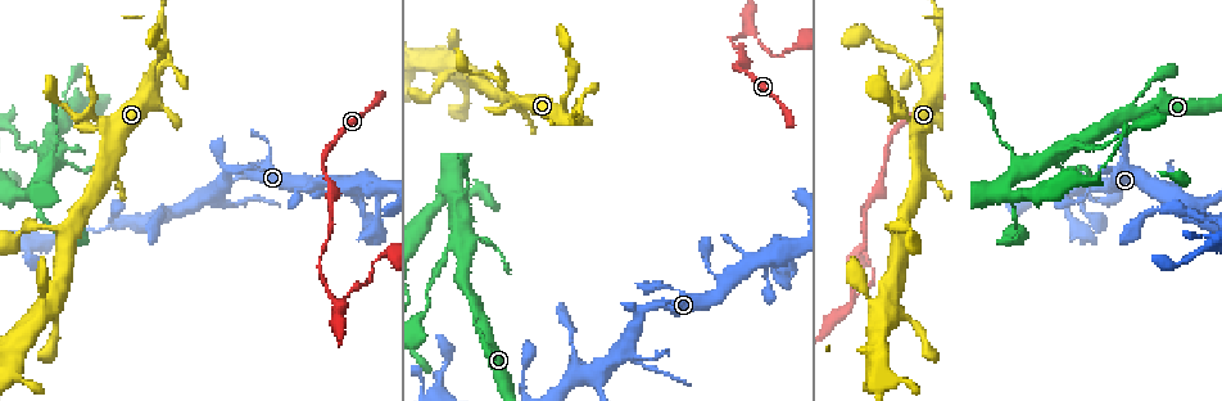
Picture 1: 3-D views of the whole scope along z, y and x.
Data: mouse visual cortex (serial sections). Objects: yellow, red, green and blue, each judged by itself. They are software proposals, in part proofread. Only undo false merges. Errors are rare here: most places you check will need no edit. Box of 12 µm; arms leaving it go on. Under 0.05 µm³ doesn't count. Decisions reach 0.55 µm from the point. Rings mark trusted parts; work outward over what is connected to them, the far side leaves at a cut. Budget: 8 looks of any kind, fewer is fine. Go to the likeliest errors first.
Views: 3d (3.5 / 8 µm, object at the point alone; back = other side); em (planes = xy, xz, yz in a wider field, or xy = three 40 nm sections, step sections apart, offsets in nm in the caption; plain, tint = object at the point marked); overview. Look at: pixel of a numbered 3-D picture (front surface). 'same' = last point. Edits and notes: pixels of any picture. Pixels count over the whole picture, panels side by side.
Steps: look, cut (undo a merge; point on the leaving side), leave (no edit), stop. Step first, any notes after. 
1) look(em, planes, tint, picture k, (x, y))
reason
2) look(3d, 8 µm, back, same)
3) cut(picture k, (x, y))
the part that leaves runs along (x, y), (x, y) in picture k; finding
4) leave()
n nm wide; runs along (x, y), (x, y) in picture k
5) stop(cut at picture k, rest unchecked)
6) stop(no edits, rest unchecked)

look(3d, 3.5 µm, picture 1, (460, 245))
a fork

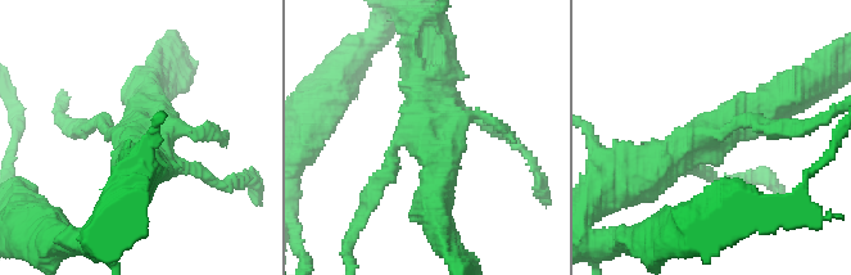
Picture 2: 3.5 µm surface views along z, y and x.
look(em, xy, step 2, tint, picture 2, (716, 134))

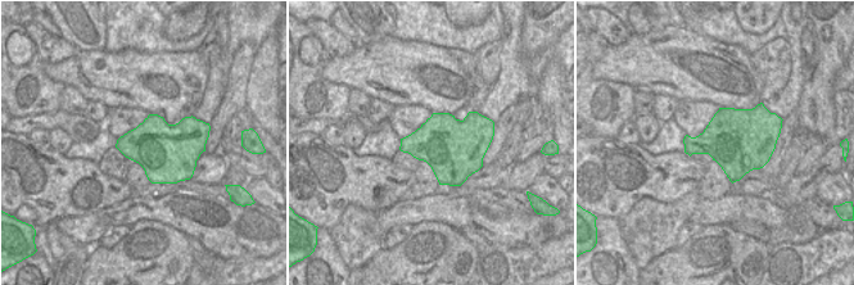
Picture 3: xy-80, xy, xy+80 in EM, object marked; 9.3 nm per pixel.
leave()
550 nm wide; runs along (791, 90), (650, 172) in picture 2; all the same cell

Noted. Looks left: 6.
look(3d, 8 µm, picture 1, (747, 33))
abrupt turn

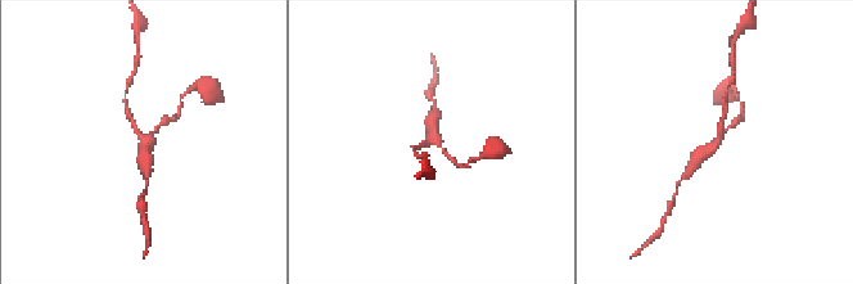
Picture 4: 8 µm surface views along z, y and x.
look(em, xy, step 5, tint, picture 4, (145, 139))
3 arms; arms of 150, 150, 350 nm

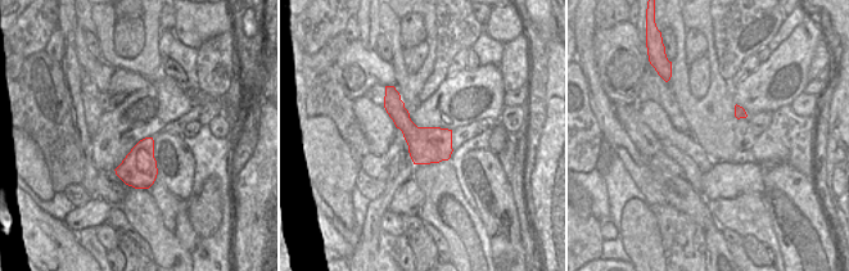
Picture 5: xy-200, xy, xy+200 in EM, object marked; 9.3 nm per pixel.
leave()
runs along (126, 106), (144, 138), (166, 121) in picture 4; all the same cell

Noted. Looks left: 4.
look(3d, 3.5 µm, picture 1, (165, 34))
narrows sharply

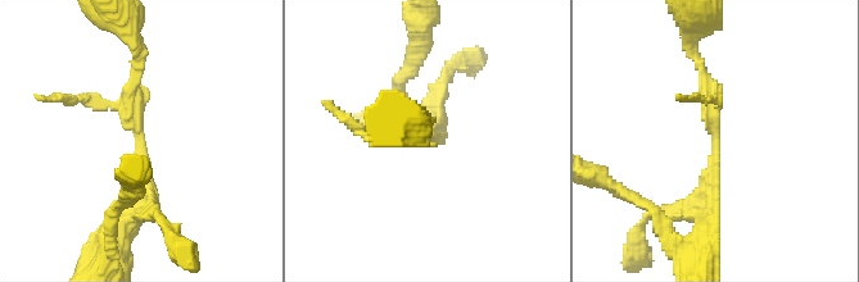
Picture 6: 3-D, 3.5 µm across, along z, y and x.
look(em, xy, step 2, tint, picture 6, (431, 139))
shape alone is not enough

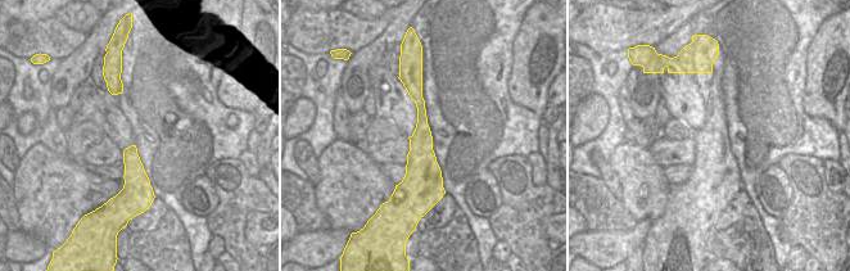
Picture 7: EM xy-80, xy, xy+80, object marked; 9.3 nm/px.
leave()
runs along (130, 219), (138, 62) in picture 6; continuous, no second cell

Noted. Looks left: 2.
stop(no edits, rest unchecked)

